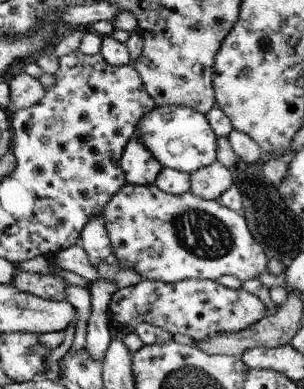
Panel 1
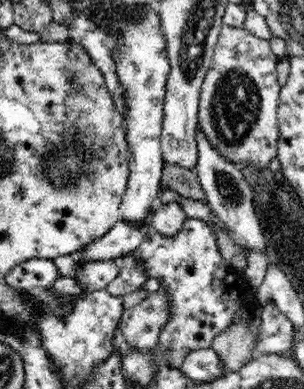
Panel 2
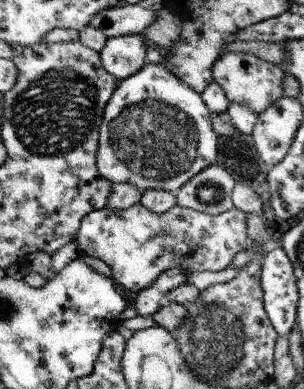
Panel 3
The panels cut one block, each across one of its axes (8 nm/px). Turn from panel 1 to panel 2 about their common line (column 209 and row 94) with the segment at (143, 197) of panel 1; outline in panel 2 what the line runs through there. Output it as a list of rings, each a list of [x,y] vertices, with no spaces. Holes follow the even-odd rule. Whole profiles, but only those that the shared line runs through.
[[[222,24],[212,66],[206,72],[200,92],[198,126],[214,150],[236,166],[256,164],[260,168],[268,166],[268,162],[278,156],[278,108],[282,86],[278,84],[276,66],[280,60],[282,58],[272,52],[270,42],[252,36],[246,26],[232,28]]]

